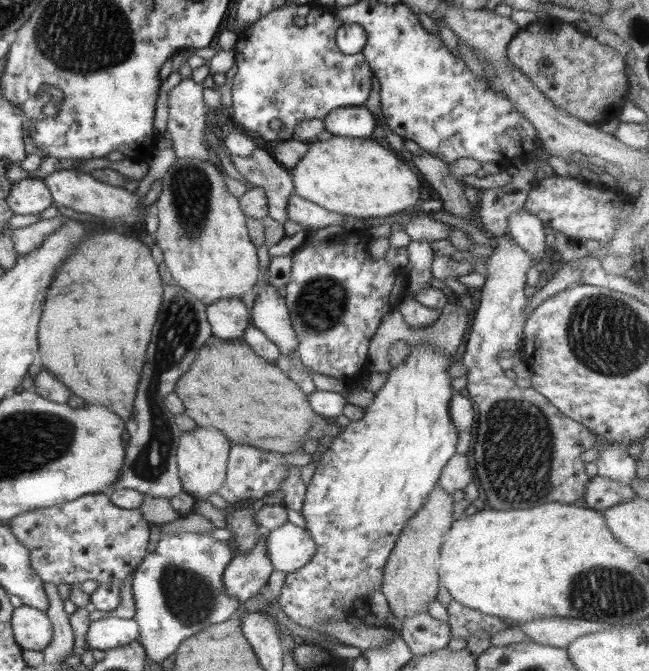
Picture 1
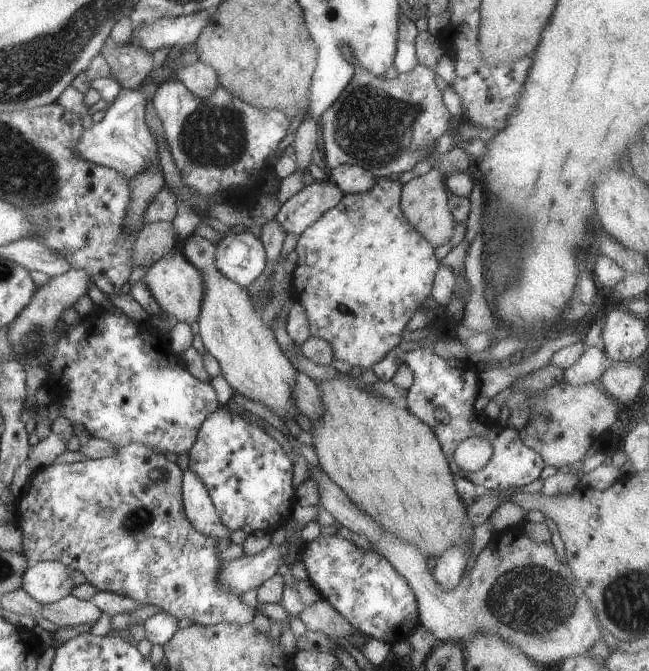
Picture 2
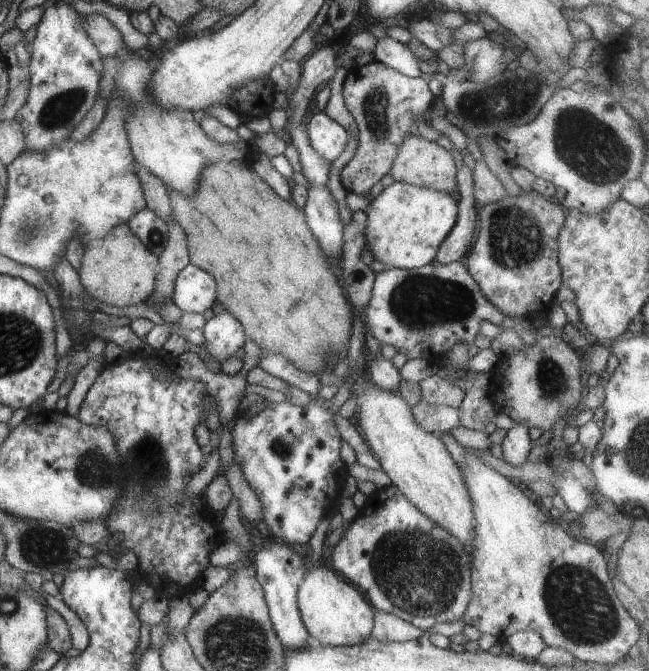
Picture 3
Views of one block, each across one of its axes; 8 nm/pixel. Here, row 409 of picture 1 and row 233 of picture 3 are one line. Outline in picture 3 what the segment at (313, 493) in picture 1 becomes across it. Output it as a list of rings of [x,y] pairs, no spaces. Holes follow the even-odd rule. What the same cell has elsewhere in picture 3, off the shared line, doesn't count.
[[[395,181],[382,190],[364,212],[367,215],[365,240],[368,250],[374,255],[374,260],[386,264],[388,268],[418,269],[435,260],[440,244],[456,225],[458,204],[449,193]]]

